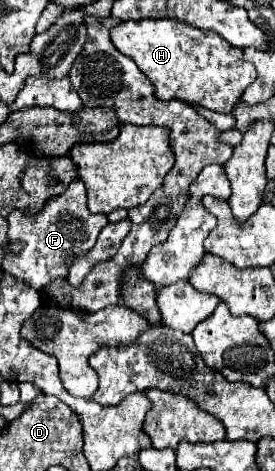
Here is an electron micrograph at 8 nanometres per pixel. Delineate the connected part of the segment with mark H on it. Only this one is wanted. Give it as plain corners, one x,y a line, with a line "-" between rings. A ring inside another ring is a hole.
124,21
110,29
110,39
120,53
128,55
138,69
148,75
156,89
156,97
162,101
182,99
216,113
232,113
244,89
256,79
254,65
242,59
240,49
228,45
218,33
204,33
182,21

